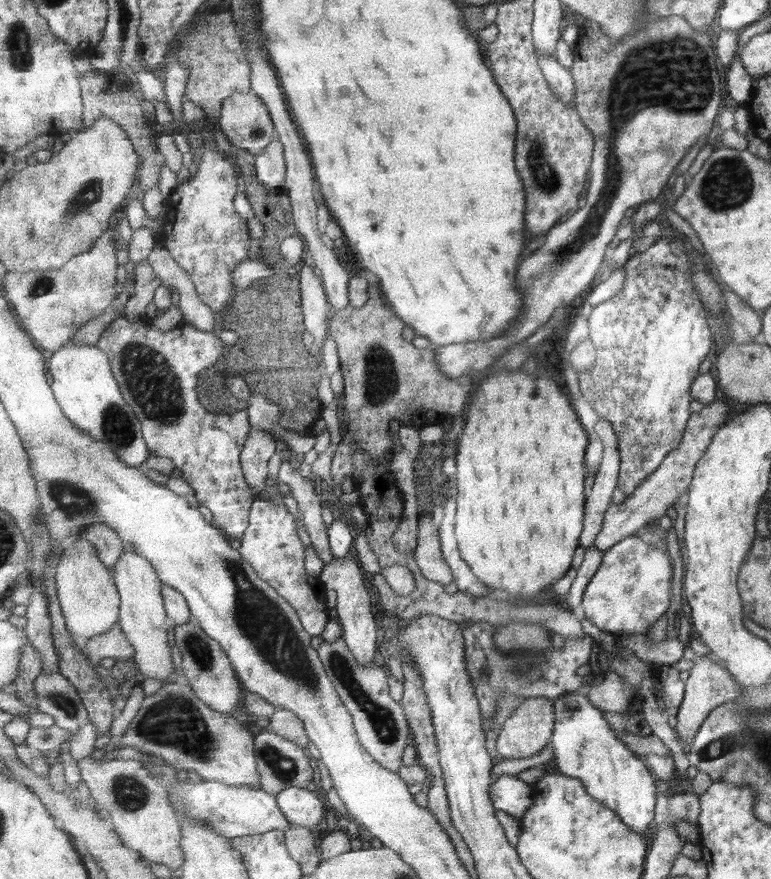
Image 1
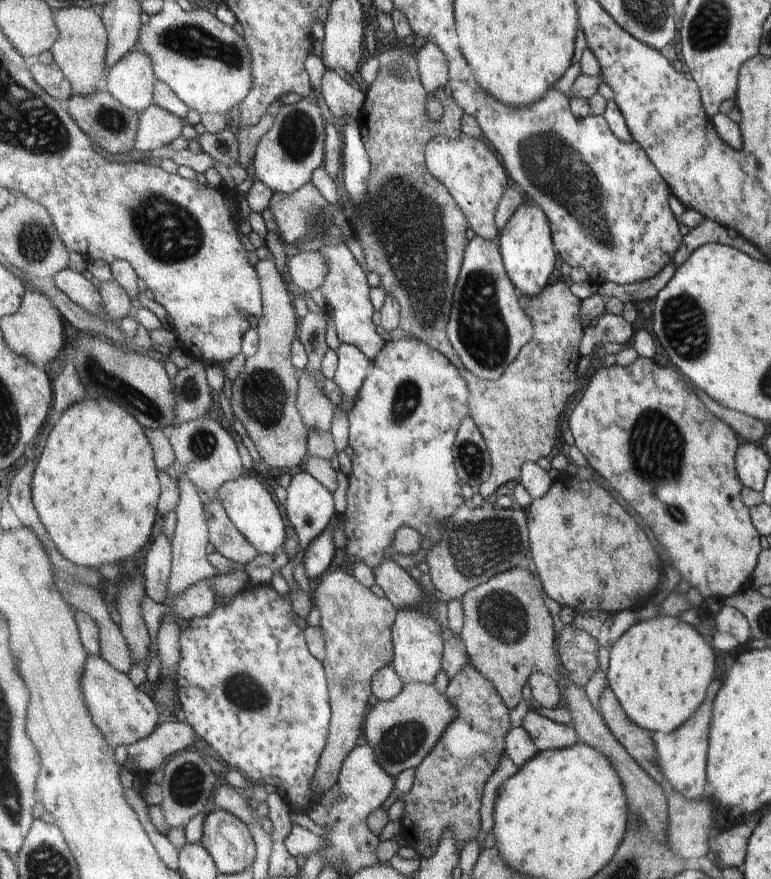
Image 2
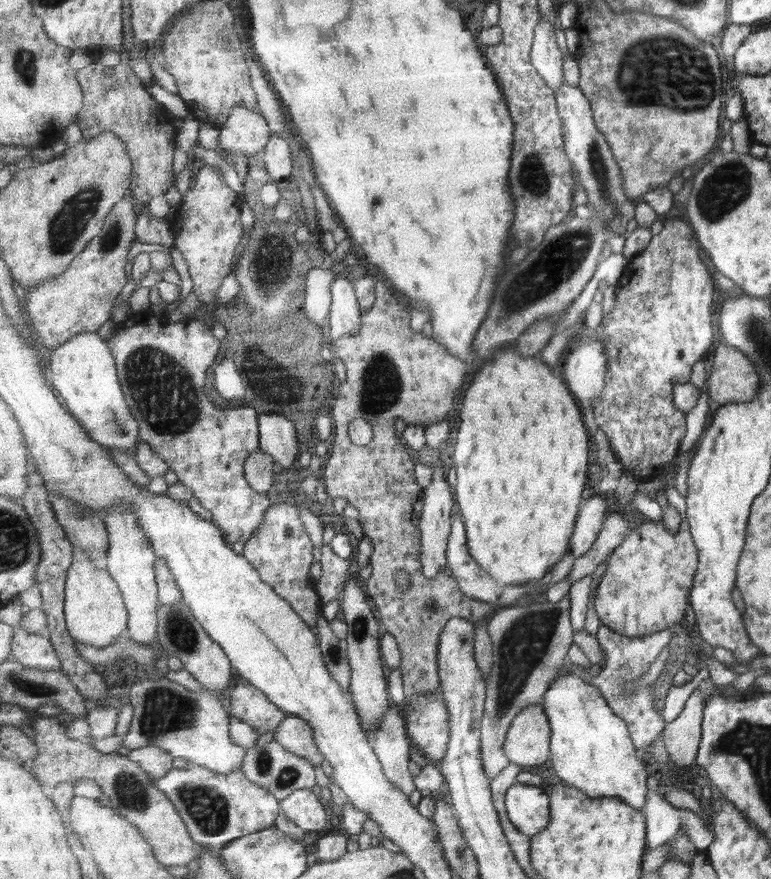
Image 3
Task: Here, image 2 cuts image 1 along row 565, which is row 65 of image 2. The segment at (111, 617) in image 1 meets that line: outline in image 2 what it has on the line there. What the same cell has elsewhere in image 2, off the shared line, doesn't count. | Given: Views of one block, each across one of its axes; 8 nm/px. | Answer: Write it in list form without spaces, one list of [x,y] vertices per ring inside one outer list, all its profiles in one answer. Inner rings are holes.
[[[72,6],[61,10],[55,9],[54,18],[60,30],[59,38],[50,50],[55,63],[63,69],[63,74],[71,82],[73,95],[91,96],[93,92],[97,92],[96,83],[109,75],[106,64],[109,40],[102,16],[95,10]]]

